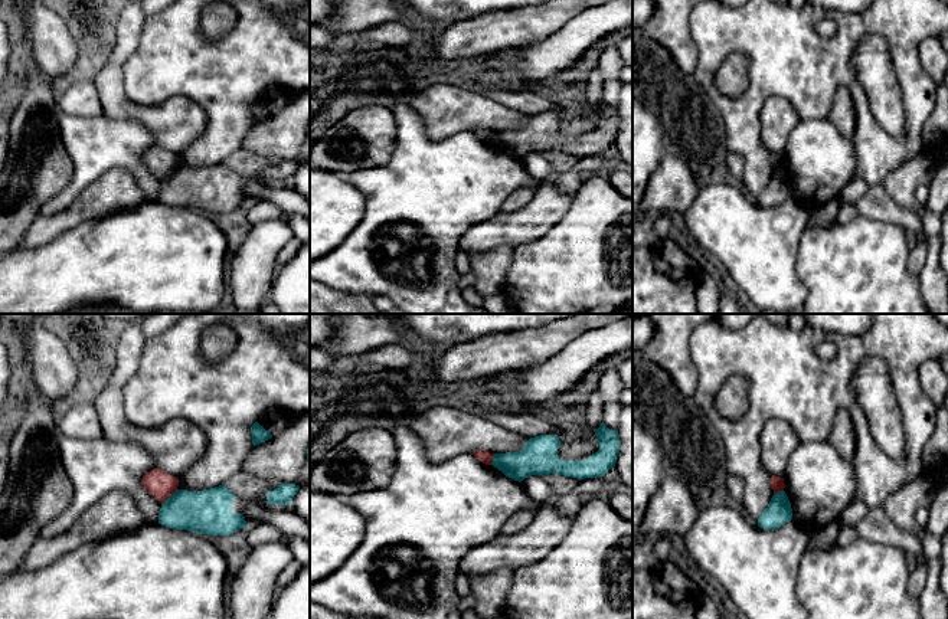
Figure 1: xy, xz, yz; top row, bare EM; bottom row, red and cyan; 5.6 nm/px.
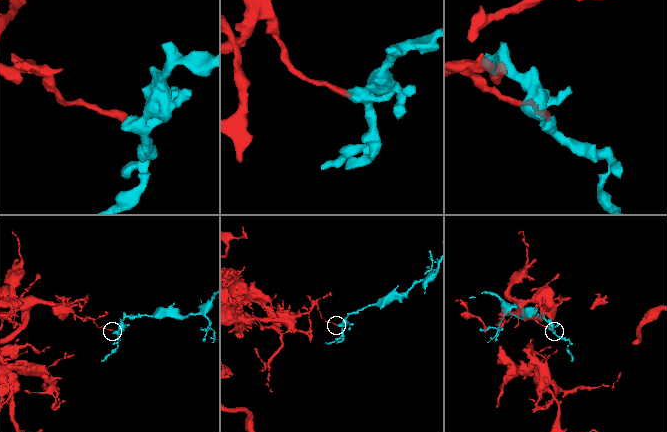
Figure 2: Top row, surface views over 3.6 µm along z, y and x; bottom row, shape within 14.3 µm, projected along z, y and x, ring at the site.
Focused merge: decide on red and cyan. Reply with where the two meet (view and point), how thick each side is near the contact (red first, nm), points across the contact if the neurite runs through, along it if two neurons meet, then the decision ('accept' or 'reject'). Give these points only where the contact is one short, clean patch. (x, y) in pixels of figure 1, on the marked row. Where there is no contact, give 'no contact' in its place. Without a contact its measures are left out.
meets red in xy at (169, 495); 150 nm thick on the red side, 260 nm on the other; border along xy (176, 488), (162, 503); reject

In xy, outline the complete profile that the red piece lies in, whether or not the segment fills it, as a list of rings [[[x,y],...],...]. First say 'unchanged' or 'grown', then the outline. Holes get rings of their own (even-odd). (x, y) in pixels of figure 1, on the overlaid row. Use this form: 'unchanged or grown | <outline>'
unchanged | [[[154,468],[147,472],[141,479],[144,488],[158,501],[164,502],[174,494],[179,485],[179,478]]]

